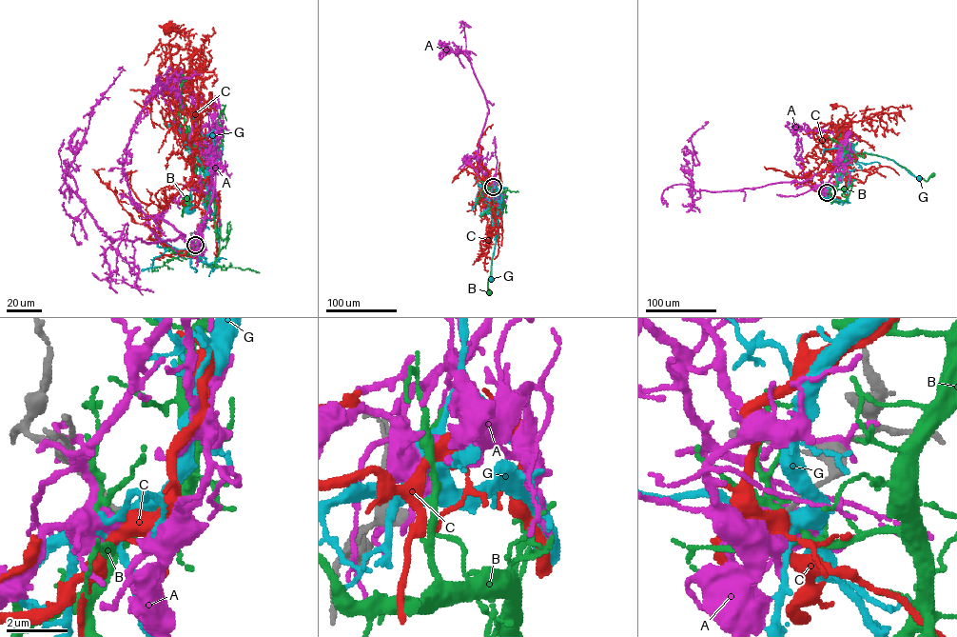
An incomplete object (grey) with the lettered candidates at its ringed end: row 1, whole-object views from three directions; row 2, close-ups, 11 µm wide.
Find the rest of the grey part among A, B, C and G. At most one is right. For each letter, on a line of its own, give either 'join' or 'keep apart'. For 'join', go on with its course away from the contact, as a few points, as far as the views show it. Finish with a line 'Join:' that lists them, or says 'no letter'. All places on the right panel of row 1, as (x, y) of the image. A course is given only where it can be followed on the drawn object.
A: keep apart
B: keep apart
C: join; it runs (827, 192), (840, 175), (848, 173), (849, 167), (849, 155), (842, 143), (848, 111), (845, 107), (834, 106)
G: keep apart
Join: C

